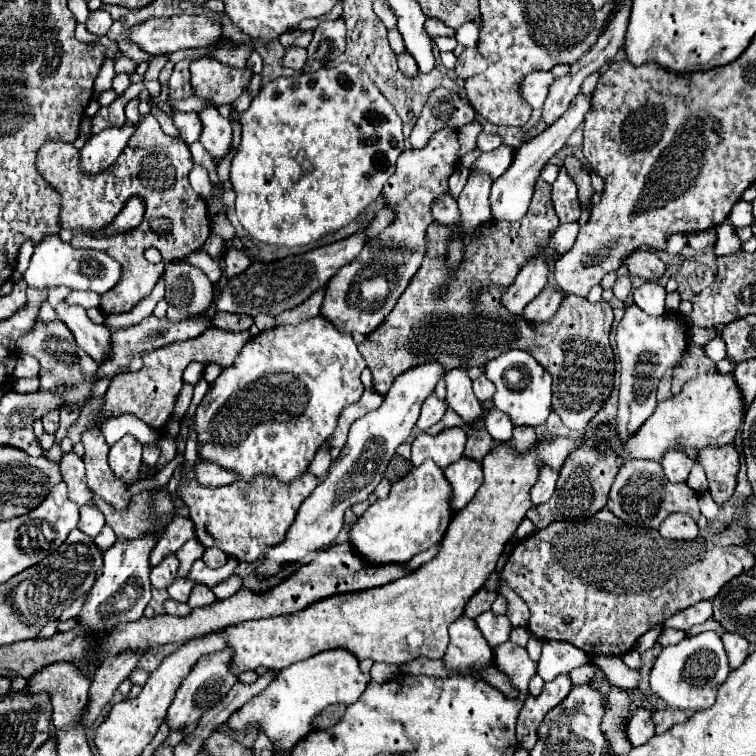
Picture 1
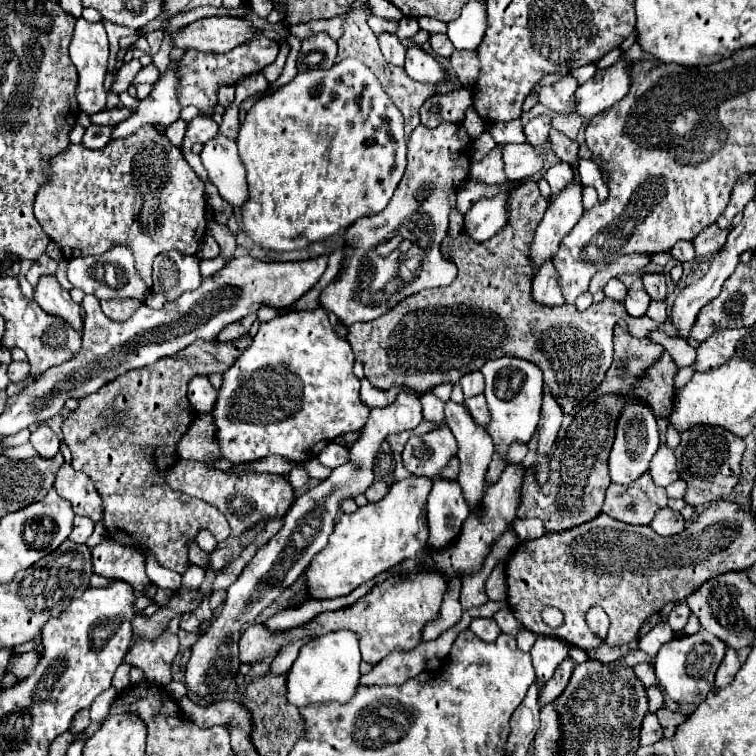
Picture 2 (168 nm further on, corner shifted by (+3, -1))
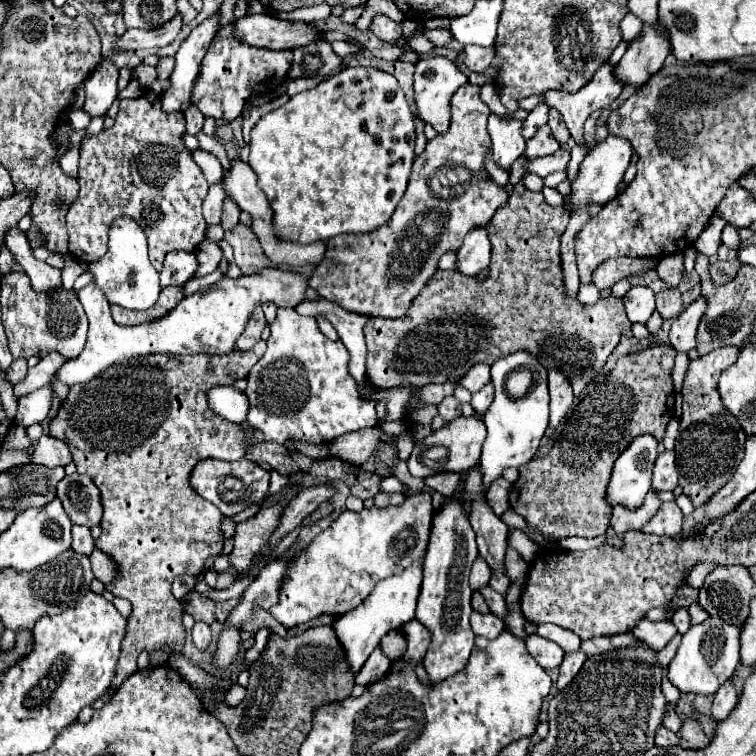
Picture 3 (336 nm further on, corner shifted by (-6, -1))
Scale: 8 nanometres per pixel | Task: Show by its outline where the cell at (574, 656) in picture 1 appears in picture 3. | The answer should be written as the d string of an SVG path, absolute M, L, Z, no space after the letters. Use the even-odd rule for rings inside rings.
M528 635L526 637L526 649L528 653L548 671L548 669L556 669L562 659L564 659L564 651L560 645L552 643L550 639L544 639L540 635Z

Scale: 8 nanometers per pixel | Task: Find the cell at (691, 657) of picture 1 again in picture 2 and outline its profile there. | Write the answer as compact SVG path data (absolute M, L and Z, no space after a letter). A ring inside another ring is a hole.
M699 631L695 635L683 635L675 637L673 641L665 643L657 657L655 657L655 675L659 679L661 689L675 701L675 703L703 703L709 689L705 689L705 681L709 687L713 687L713 679L717 673L717 667L723 661L727 645L719 641L715 635L707 631Z

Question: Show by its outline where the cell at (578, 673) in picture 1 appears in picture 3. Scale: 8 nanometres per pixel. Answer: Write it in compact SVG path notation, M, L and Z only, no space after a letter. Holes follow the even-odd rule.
M677 633L673 640L666 647L658 652L657 659L662 667L667 667L674 658L676 651L681 643L682 634Z

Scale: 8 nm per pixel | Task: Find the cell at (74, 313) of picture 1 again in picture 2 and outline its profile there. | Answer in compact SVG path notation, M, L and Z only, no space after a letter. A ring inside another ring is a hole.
M41 277L39 279L39 285L35 287L35 301L39 303L39 307L45 313L63 319L79 335L83 335L83 319L79 315L81 307L71 299L69 291L61 289L61 285L57 283L55 277Z

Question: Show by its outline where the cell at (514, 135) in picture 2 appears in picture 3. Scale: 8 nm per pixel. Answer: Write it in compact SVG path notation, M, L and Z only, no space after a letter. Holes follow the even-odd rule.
M542 103L534 111L530 111L528 117L524 119L524 127L522 127L524 139L530 139L542 125L546 125L546 121L548 121L548 105Z

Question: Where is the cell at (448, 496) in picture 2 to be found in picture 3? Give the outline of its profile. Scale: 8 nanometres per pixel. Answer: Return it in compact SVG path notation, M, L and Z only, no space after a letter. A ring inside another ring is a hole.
M446 499L442 509L436 511L432 519L432 533L424 559L424 581L416 609L416 621L420 621L432 635L430 647L424 657L424 669L434 683L440 683L446 677L462 671L474 647L474 633L468 623L468 617L472 613L472 589L468 583L468 575L476 555L476 537L472 533L470 521L460 509L460 501Z

